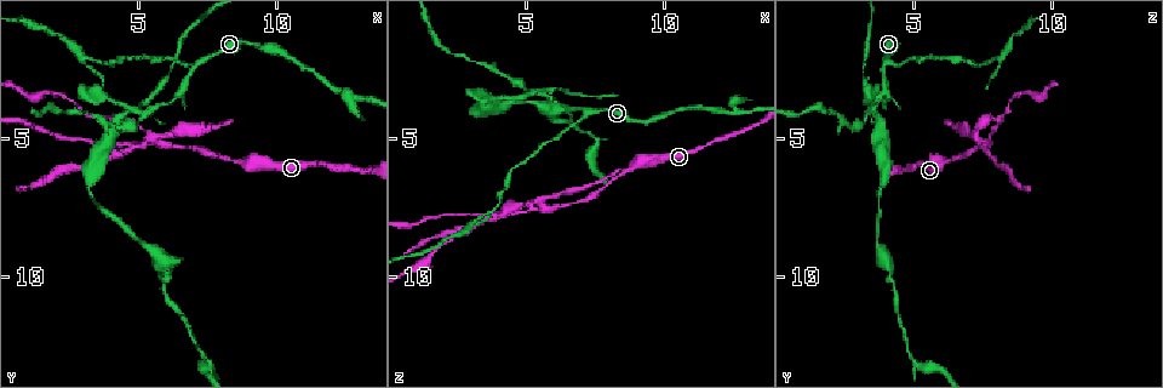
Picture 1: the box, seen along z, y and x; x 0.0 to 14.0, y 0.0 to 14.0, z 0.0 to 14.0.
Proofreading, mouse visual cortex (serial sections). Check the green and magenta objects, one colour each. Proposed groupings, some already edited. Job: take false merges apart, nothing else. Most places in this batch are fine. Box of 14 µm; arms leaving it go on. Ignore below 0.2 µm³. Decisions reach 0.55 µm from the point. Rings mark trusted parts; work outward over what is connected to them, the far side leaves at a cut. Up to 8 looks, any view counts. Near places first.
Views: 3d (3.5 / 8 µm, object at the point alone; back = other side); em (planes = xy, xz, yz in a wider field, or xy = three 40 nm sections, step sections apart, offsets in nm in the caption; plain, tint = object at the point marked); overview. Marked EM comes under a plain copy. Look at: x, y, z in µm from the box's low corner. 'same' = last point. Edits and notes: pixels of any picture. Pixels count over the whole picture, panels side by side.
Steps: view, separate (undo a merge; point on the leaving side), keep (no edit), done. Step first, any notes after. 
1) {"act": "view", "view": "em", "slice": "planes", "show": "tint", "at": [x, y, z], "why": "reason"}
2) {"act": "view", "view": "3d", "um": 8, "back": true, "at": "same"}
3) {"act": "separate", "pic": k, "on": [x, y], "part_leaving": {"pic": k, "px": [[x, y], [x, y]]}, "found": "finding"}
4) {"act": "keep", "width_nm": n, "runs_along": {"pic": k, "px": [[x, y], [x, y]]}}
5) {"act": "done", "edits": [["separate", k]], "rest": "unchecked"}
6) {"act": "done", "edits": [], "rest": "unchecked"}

{"act": "view", "view": "3d", "um": 8, "at": [7.3, 2.2, 4.1], "why": "a narrow waist"}

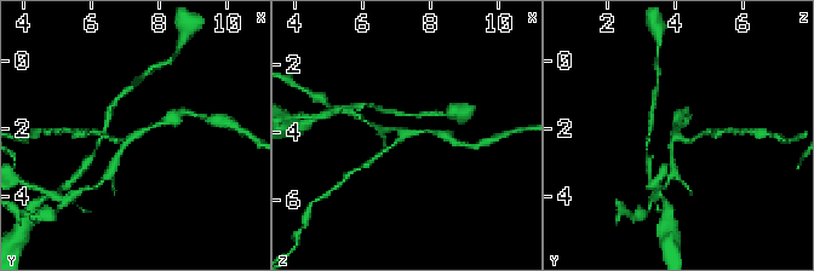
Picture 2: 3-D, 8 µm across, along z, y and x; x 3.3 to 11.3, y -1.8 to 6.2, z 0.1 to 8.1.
{"act": "view", "view": "em", "slice": "xy", "step": 5, "show": "tint", "at": [7.2, 2.3, 4.1]}

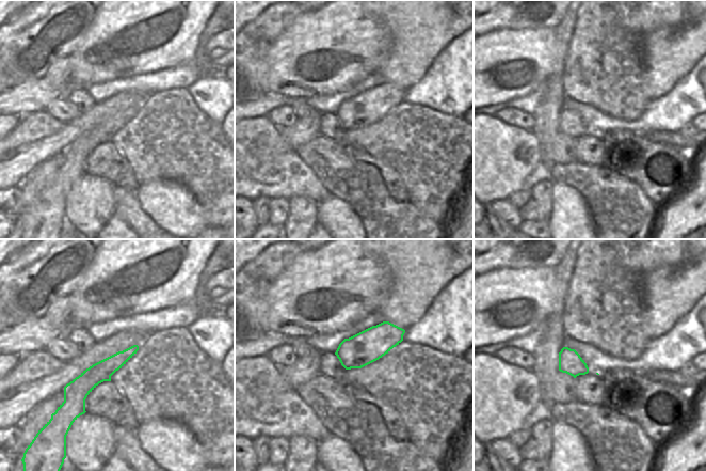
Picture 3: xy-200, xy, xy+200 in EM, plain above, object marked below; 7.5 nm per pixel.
{"act": "keep", "width_nm": 240, "runs_along": {"pic": 3, "px": [[134, 348], [75, 396], [75, 410]]}, "found": "all the same cell"}

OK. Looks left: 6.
{"act": "view", "view": "3d", "um": 3.5, "at": [5.4, 4.0, 3.4], "why": "looks like a crossing"}

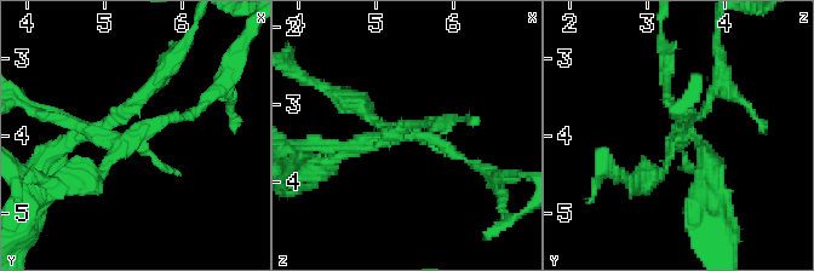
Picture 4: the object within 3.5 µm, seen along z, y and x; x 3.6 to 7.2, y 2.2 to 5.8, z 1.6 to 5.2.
{"act": "view", "view": "em", "slice": "planes", "show": "tint", "at": [5.30, 4.10, 3.40]}

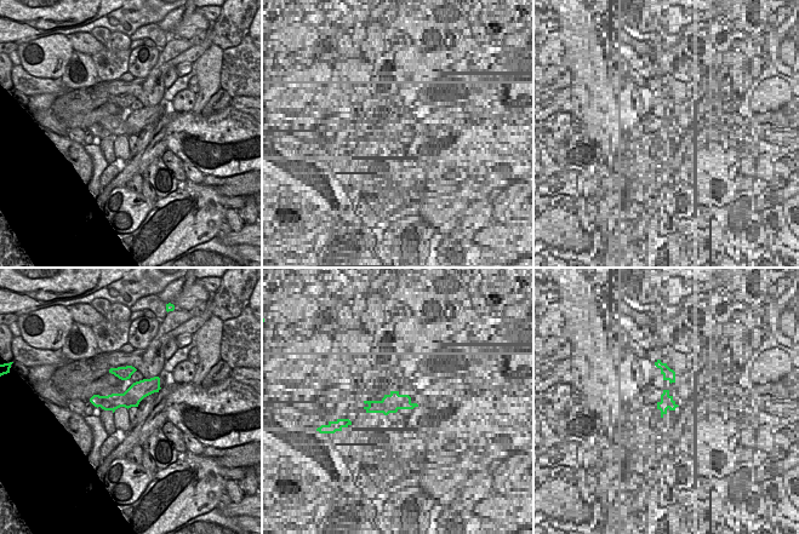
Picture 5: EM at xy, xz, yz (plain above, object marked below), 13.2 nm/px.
{"act": "separate", "pic": 4, "on": [152, 84], "border": {"pic": 5, "px": [[124, 394], [130, 403], [113, 411]]}, "found": "a second cell is stuck on"}

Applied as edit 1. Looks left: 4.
{"act": "view", "view": "3d", "um": 3.5, "at": [5.8, 5.1, 7.6], "why": "three-way junction"}

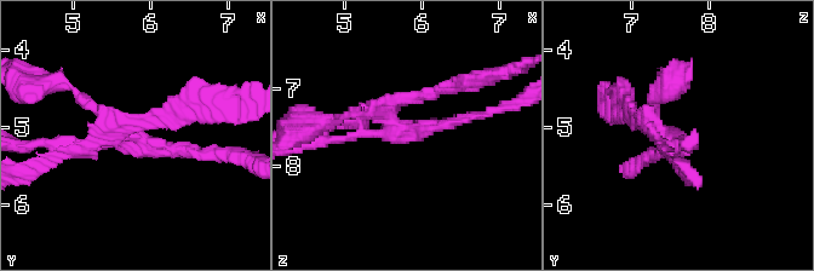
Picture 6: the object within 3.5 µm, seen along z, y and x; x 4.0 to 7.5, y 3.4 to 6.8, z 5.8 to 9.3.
{"act": "view", "view": "em", "slice": "planes", "show": "tint", "at": [5.80, 5.20, 7.55], "why": "need the tissue"}

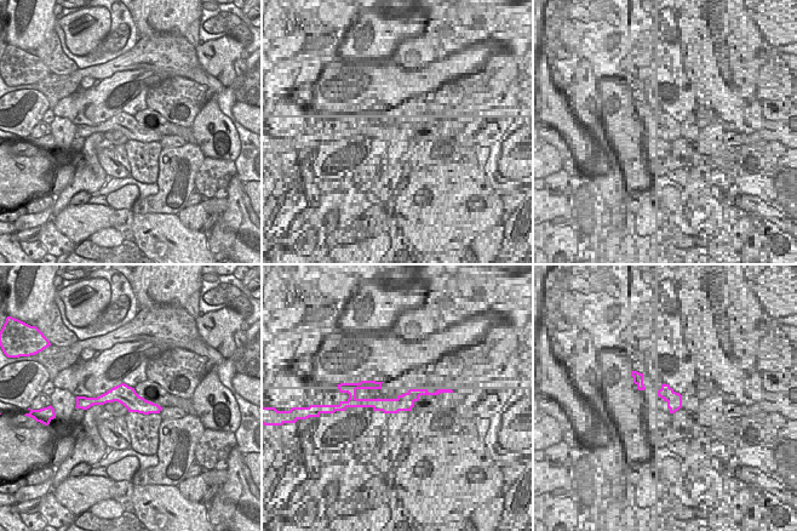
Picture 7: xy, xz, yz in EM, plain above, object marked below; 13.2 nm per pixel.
{"act": "separate", "pic": 6, "on": [89, 102], "found": "two cells meet here"}

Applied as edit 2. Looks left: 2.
{"act": "done", "edits": [["separate", 4], ["separate", 6]], "rest": "unchecked"}

